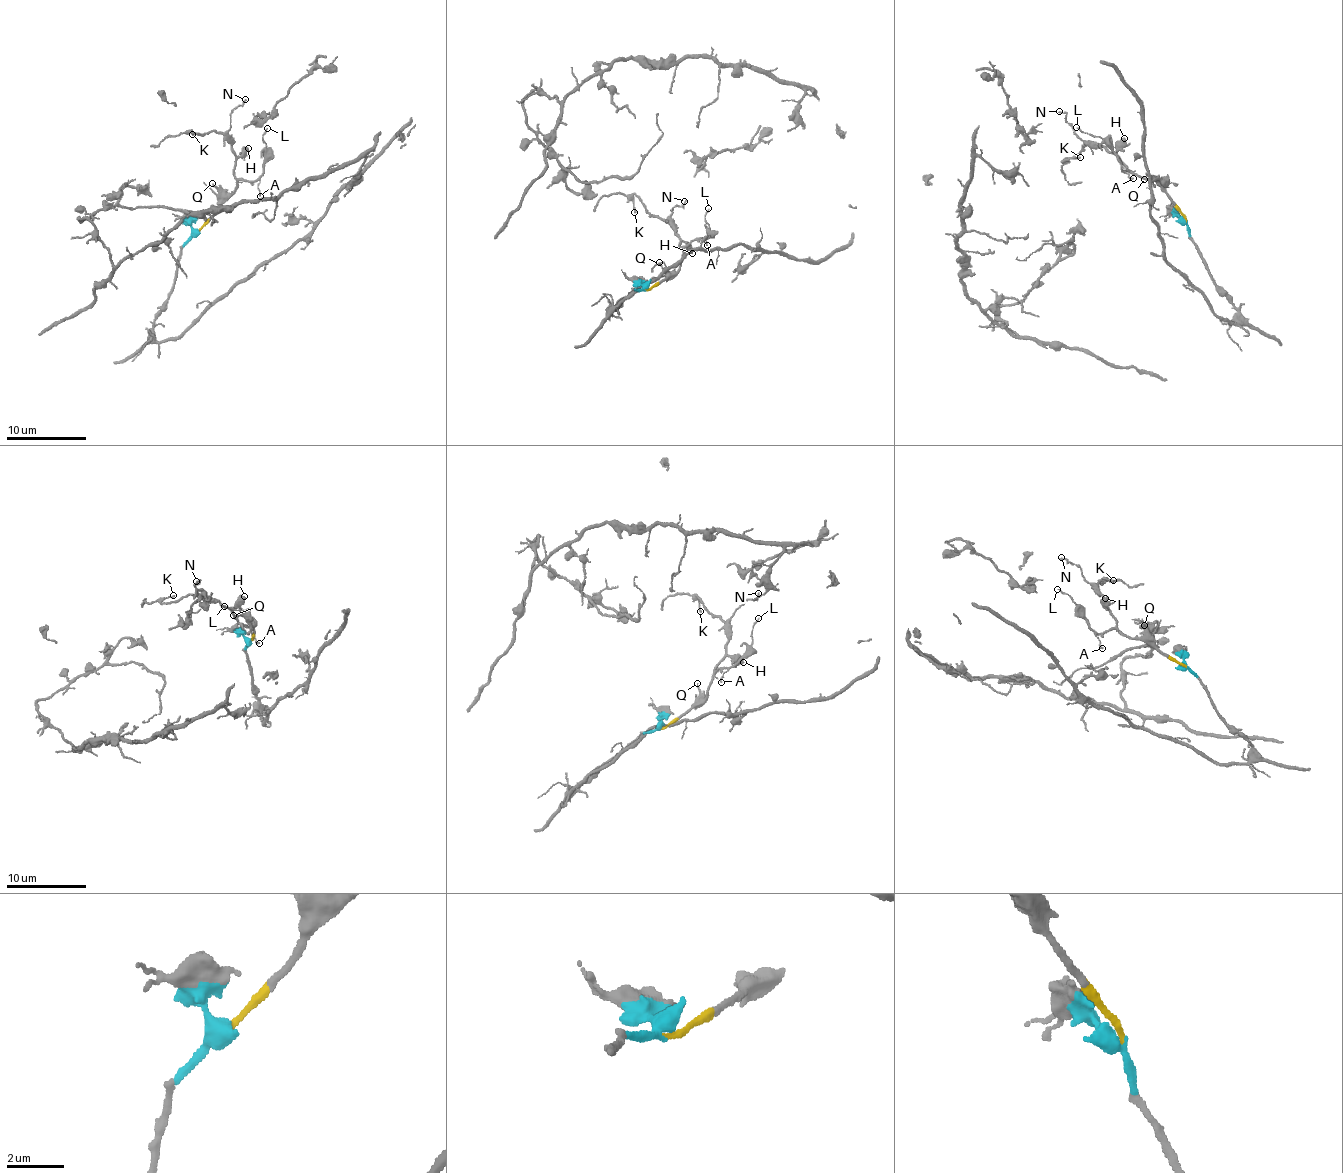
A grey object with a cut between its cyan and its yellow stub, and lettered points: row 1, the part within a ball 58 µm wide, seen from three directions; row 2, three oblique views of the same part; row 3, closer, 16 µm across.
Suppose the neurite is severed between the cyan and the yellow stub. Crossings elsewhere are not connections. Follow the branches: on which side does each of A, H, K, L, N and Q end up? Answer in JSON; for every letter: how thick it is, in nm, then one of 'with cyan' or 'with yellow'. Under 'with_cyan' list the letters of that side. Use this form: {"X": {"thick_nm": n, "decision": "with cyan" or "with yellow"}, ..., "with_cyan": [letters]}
{"A": {"thick_nm": 130, "decision": "with yellow"}, "H": {"thick_nm": 400, "decision": "with yellow"}, "K": {"thick_nm": 160, "decision": "with yellow"}, "L": {"thick_nm": 130, "decision": "with yellow"}, "N": {"thick_nm": 140, "decision": "with yellow"}, "Q": {"thick_nm": 110, "decision": "with yellow"}, "with_cyan": []}

